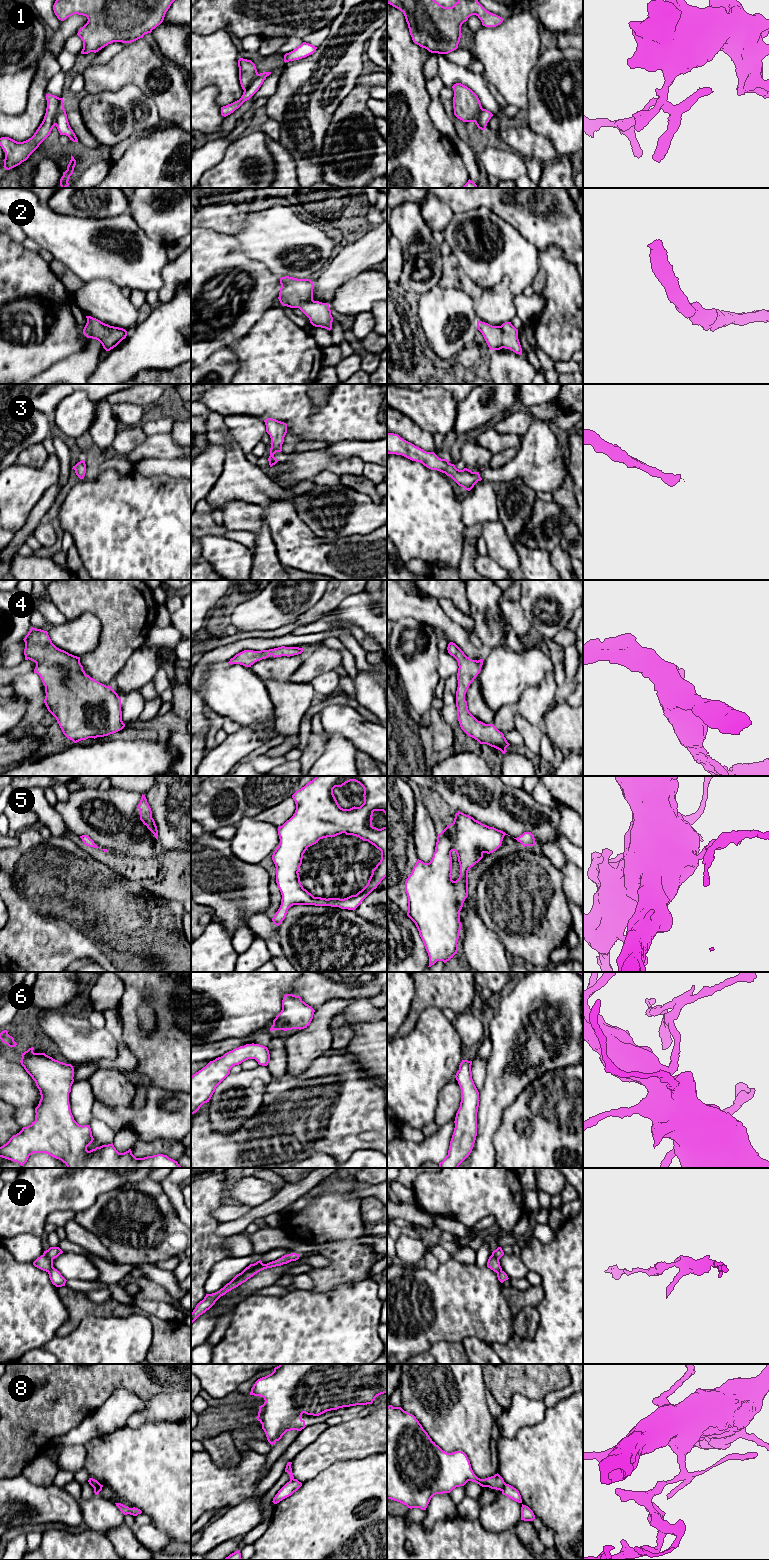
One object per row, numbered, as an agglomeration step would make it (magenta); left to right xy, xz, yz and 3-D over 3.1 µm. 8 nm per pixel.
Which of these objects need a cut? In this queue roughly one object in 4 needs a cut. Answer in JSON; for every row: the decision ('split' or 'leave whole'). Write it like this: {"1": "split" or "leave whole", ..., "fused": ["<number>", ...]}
{"1": "split", "2": "leave whole", "3": "leave whole", "4": "leave whole", "5": "leave whole", "6": "leave whole", "7": "leave whole", "8": "split", "fused": ["1", "8"]}

